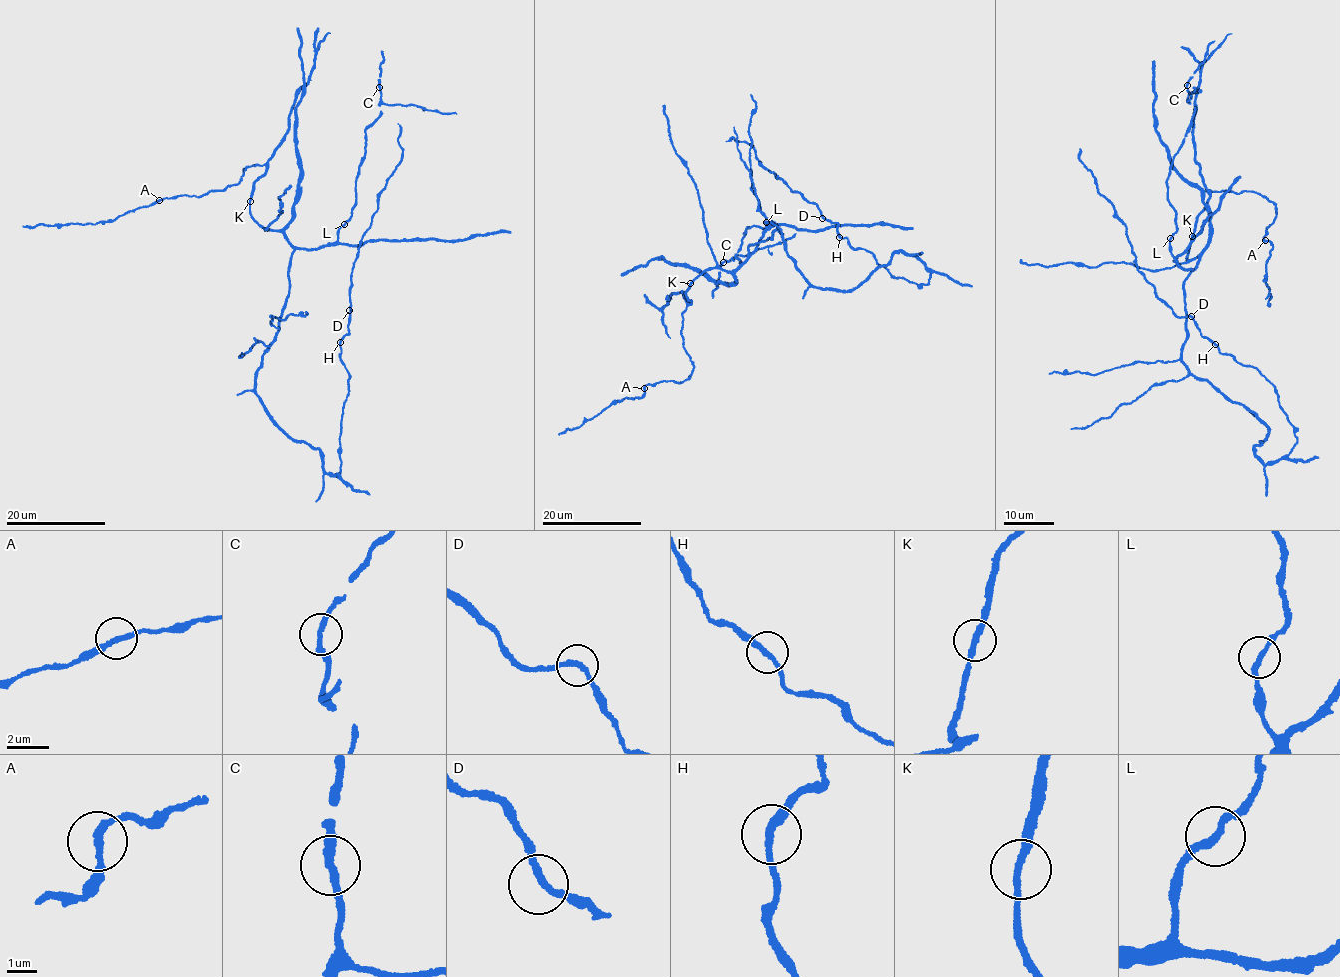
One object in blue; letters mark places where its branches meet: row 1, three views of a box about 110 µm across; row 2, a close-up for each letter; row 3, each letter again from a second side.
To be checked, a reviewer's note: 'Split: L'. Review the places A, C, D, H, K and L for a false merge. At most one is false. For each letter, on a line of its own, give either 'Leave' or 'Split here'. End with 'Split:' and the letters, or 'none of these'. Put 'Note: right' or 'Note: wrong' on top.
Note: wrong
A: Leave
C: Leave
D: Leave
H: Leave
K: Leave
L: Leave
Split: none of these

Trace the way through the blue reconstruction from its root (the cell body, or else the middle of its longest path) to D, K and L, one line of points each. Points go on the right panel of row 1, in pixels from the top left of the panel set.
D: (1227, 399), (1267, 427), (1255, 457), (1266, 464), (1289, 453), (1297, 436), (1276, 389), (1220, 352), (1191, 316)
K: (1227, 399), (1208, 382), (1192, 375), (1182, 358), (1186, 336), (1184, 284), (1199, 256), (1186, 258), (1192, 236)
L: (1227, 399), (1208, 382), (1192, 375), (1182, 360), (1186, 336), (1184, 284), (1191, 269), (1175, 263), (1170, 238)

